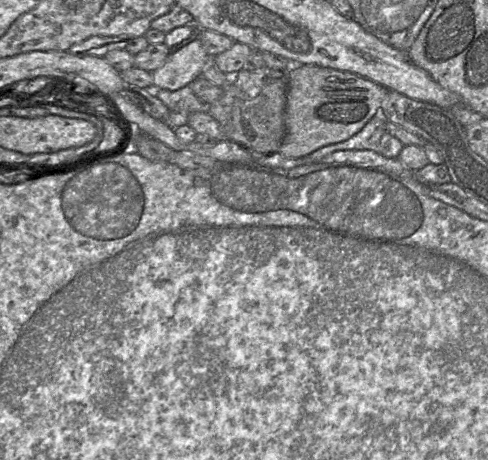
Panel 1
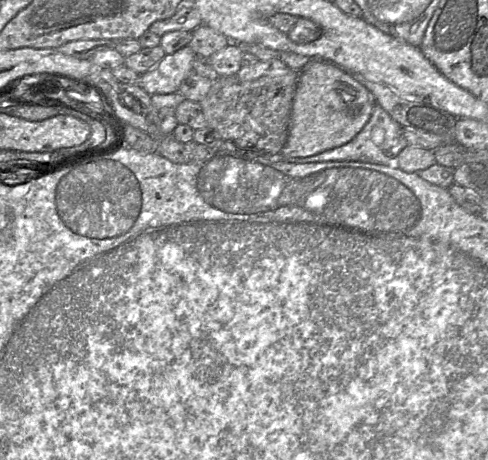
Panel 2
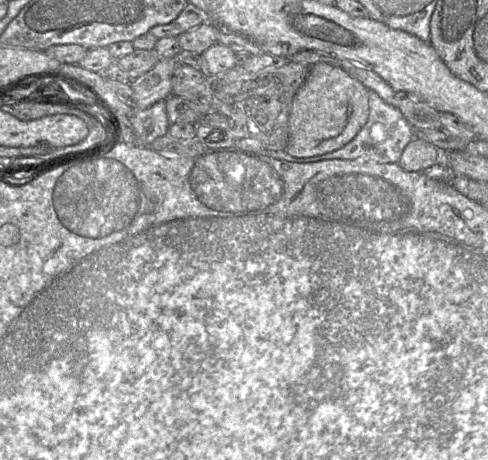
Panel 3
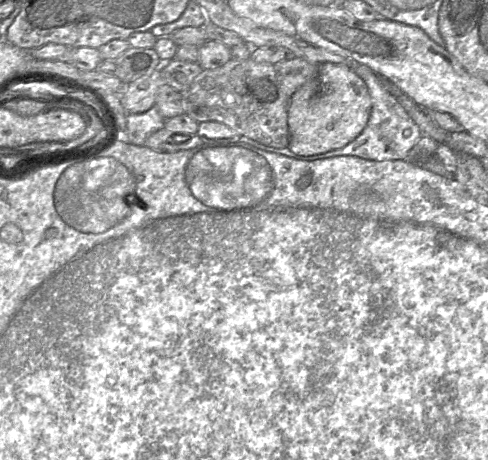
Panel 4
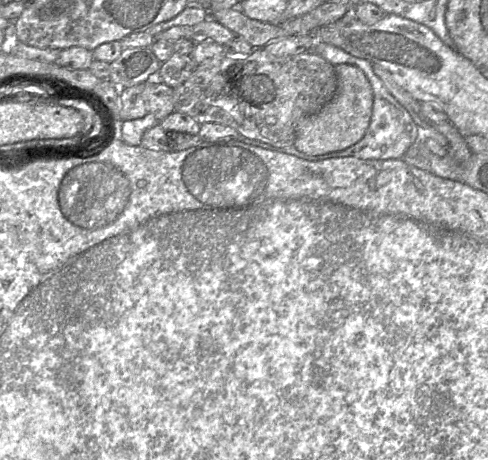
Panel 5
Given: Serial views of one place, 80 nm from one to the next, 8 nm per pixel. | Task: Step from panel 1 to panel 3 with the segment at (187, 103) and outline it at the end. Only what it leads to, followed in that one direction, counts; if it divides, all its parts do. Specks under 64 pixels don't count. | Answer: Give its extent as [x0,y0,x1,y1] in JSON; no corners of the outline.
[130,100,170,147]

